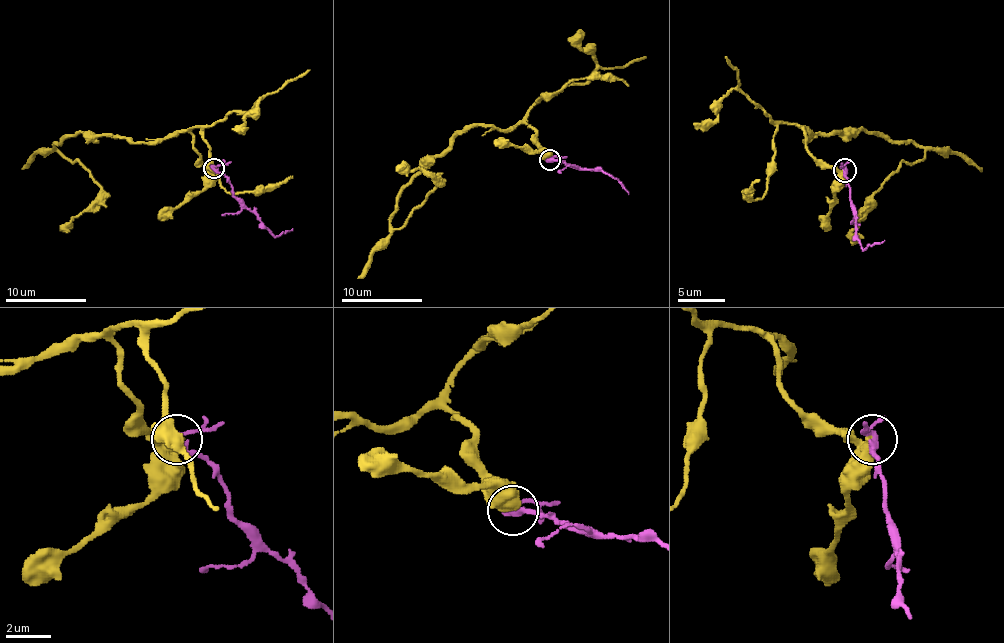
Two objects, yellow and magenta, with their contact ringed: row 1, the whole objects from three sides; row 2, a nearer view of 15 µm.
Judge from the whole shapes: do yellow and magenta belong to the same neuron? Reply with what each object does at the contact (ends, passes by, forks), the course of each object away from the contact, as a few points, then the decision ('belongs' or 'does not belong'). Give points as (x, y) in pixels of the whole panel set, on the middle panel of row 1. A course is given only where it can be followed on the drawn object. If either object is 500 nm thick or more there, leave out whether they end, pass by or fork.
yellow ends; magenta passes by; course yellow (550, 158), (524, 124), (467, 126), (400, 192), (390, 225), (398, 229), (437, 182), (419, 168), (396, 170); course magenta (550, 160), (611, 174), (629, 194); does not belong

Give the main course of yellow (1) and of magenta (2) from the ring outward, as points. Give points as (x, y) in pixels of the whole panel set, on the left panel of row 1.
1: (214, 168), (194, 150), (188, 132), (153, 142), (79, 132), (54, 146), (77, 160), (101, 194), (60, 231)
2: (214, 168), (275, 235), (293, 229)

